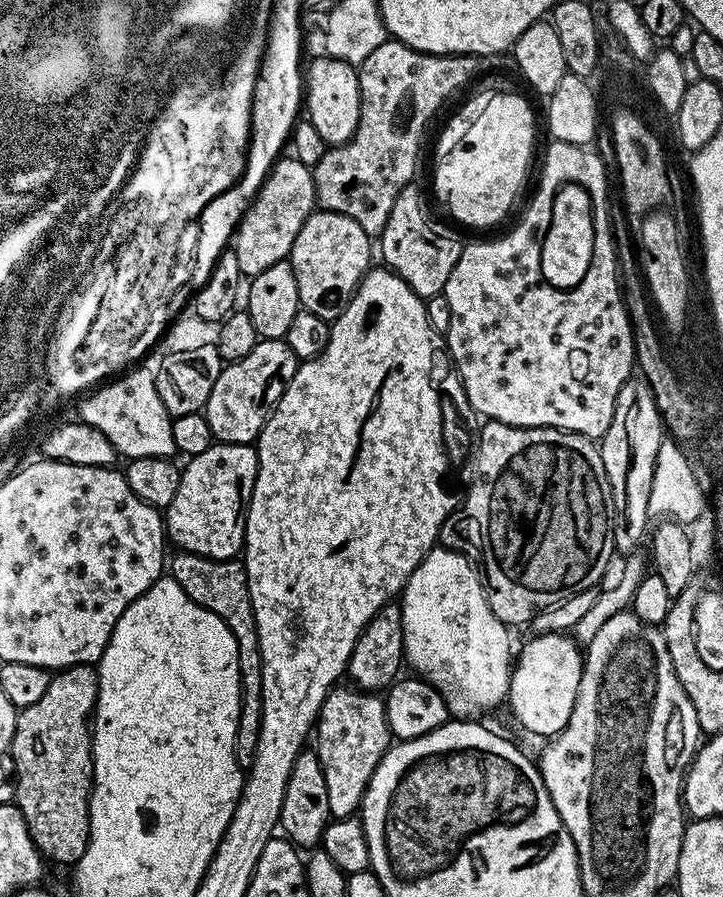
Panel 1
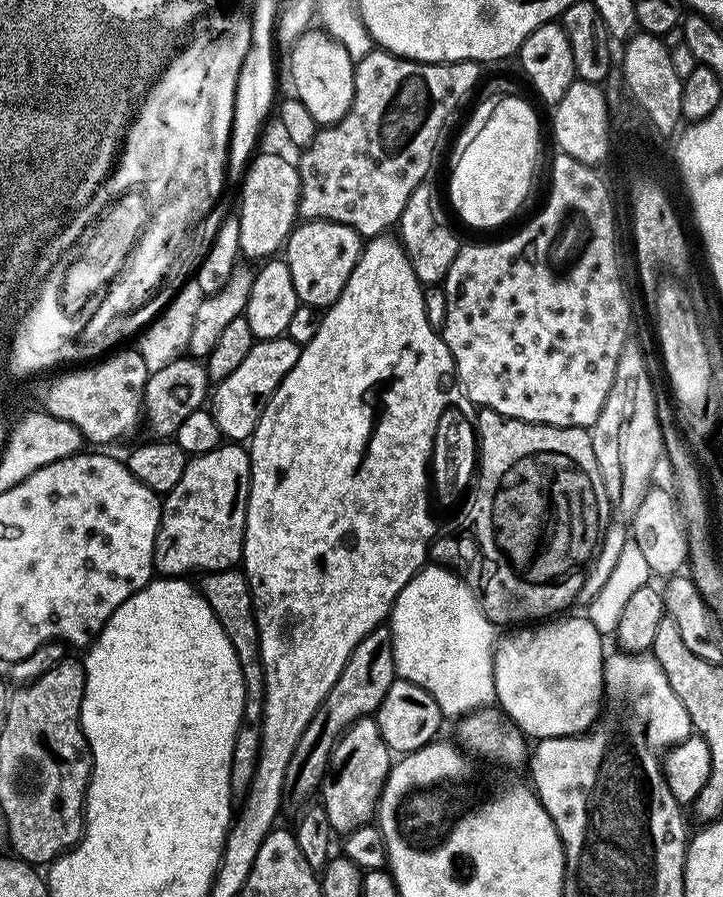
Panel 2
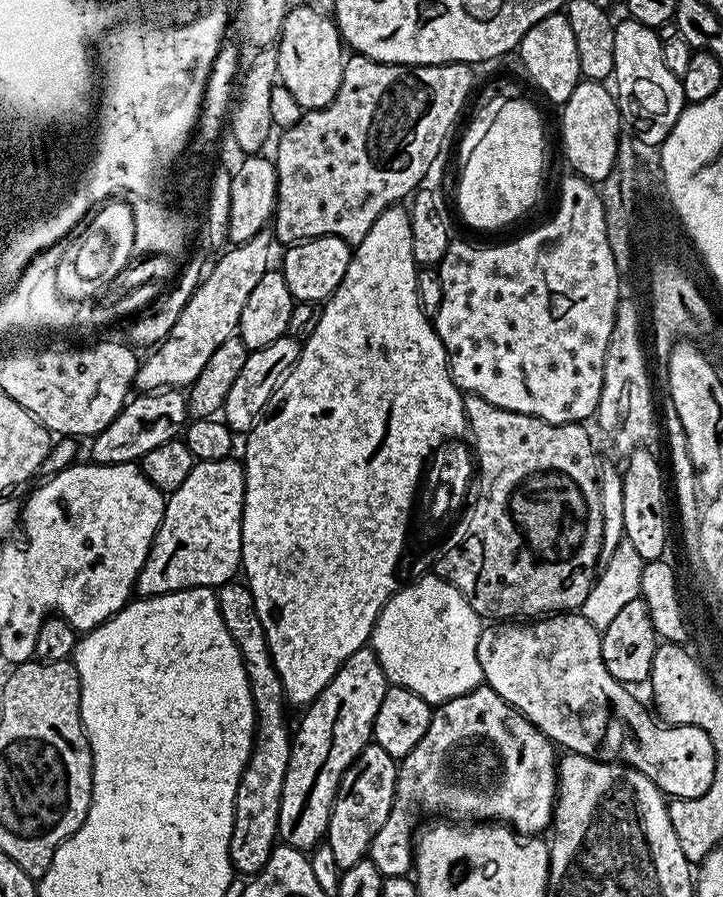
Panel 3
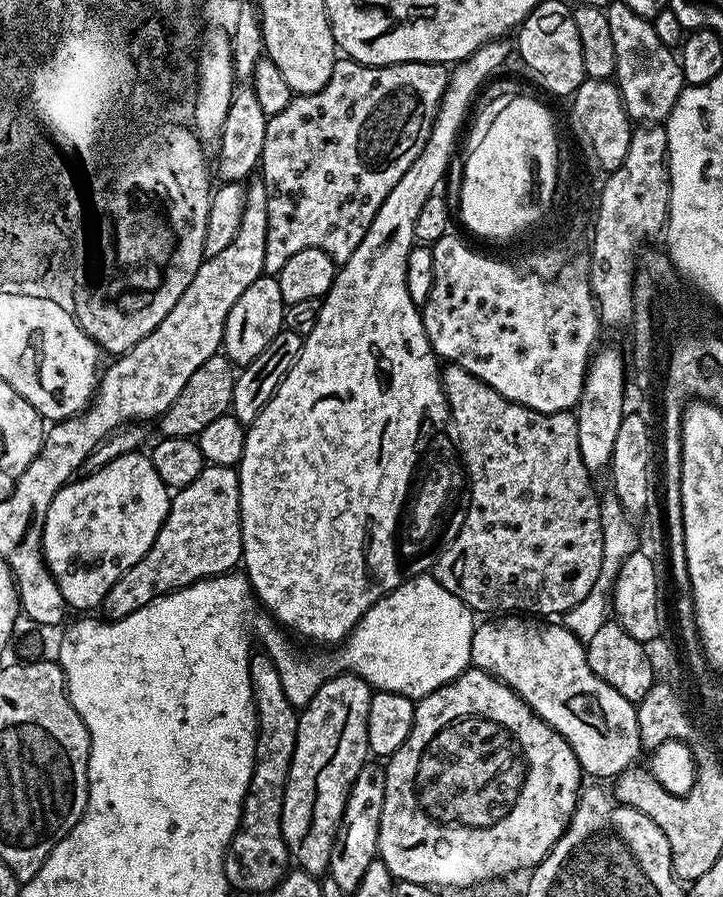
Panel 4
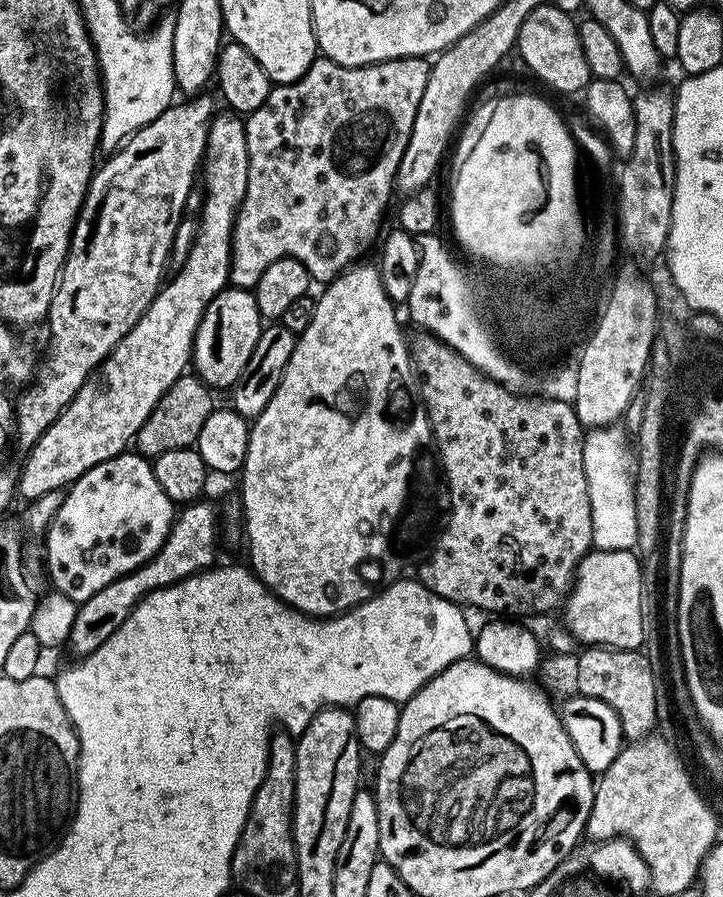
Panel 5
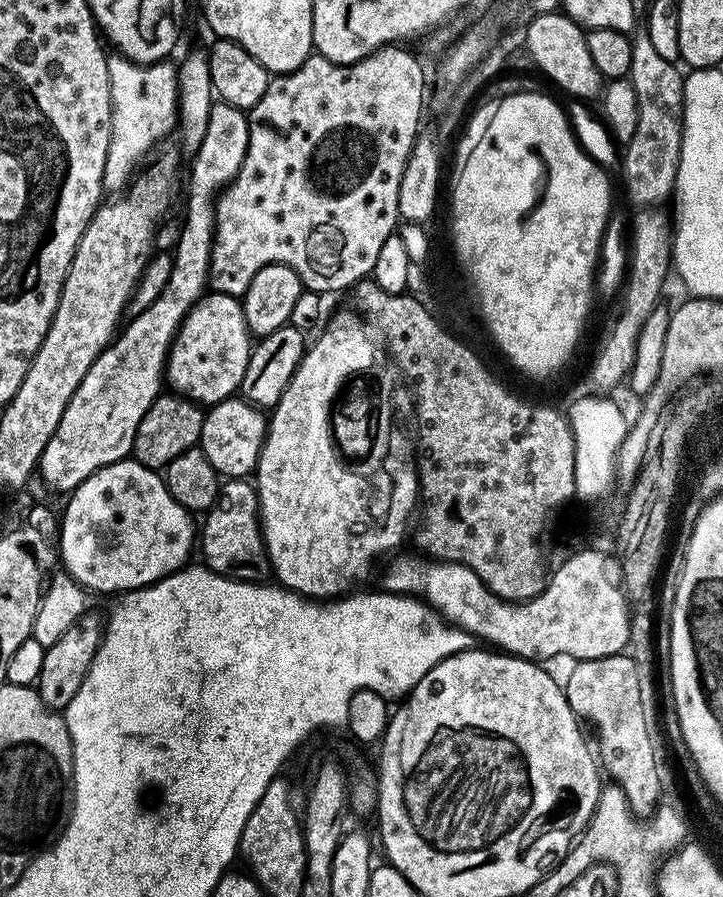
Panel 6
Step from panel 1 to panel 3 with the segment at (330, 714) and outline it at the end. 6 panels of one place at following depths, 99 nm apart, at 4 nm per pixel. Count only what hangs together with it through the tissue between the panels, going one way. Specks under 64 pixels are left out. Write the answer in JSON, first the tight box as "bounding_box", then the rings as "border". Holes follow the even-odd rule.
{"bounding_box":[326,742,397,870],"border":[[[374,742],[367,744],[344,771],[340,788],[336,791],[326,837],[326,846],[333,852],[334,862],[338,862],[341,870],[354,866],[371,853],[374,834],[386,826],[386,818],[390,818],[392,804],[396,801],[397,779],[397,757],[386,754],[386,750]]]}

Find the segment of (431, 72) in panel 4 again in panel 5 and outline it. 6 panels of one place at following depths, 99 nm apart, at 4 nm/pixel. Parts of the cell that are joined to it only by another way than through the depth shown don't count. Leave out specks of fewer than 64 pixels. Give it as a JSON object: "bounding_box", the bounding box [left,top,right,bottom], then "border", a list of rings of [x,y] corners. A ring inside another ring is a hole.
{"bounding_box":[230,56,429,289],"border":[[[418,56],[383,60],[380,64],[364,64],[360,68],[347,68],[333,60],[317,58],[302,78],[289,84],[275,85],[266,102],[262,102],[258,110],[247,113],[244,129],[248,147],[248,190],[244,195],[243,203],[240,204],[239,212],[236,213],[236,225],[232,227],[230,280],[235,287],[255,289],[256,283],[262,278],[266,269],[287,256],[302,262],[302,266],[306,266],[308,275],[313,281],[324,280],[323,282],[335,280],[341,272],[347,272],[363,257],[360,255],[375,242],[376,235],[380,232],[380,223],[384,220],[388,199],[394,196],[396,171],[402,162],[402,154],[410,142],[414,114],[418,114],[418,102],[422,102],[422,90],[426,90],[429,67],[429,61]]]}

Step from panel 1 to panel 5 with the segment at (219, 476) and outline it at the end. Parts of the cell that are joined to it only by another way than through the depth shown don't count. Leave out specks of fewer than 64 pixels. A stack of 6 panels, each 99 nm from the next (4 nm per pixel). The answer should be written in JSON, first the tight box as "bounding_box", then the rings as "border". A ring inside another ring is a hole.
{"bounding_box":[67,498,218,658],"border":[[[201,498],[193,503],[183,505],[179,509],[178,519],[173,523],[166,542],[154,555],[142,565],[135,568],[130,574],[110,582],[110,586],[102,586],[94,598],[83,601],[76,609],[76,617],[72,628],[68,631],[67,643],[72,643],[72,648],[77,652],[77,657],[83,658],[90,655],[130,614],[148,593],[156,588],[168,588],[196,572],[205,571],[217,563],[216,540],[218,544],[218,508],[214,503],[207,504],[207,499]]]}

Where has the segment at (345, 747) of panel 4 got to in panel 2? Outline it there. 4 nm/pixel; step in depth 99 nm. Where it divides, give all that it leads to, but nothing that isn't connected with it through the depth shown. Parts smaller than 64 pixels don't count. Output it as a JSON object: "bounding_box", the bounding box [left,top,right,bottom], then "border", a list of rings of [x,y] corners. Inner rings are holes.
{"bounding_box":[288,626,396,804],"border":[[[388,626],[375,628],[350,654],[338,682],[330,690],[330,694],[325,698],[323,706],[314,714],[310,726],[306,726],[306,734],[298,742],[298,750],[294,750],[294,758],[290,760],[290,770],[288,771],[288,784],[290,785],[290,800],[300,804],[303,800],[308,800],[312,795],[317,795],[318,789],[323,785],[328,771],[328,764],[332,760],[332,752],[336,748],[336,743],[340,740],[340,735],[348,729],[356,720],[363,720],[371,717],[380,709],[382,698],[386,698],[386,690],[396,679],[396,663],[392,655],[394,654],[394,642],[392,641],[392,629]]]}

